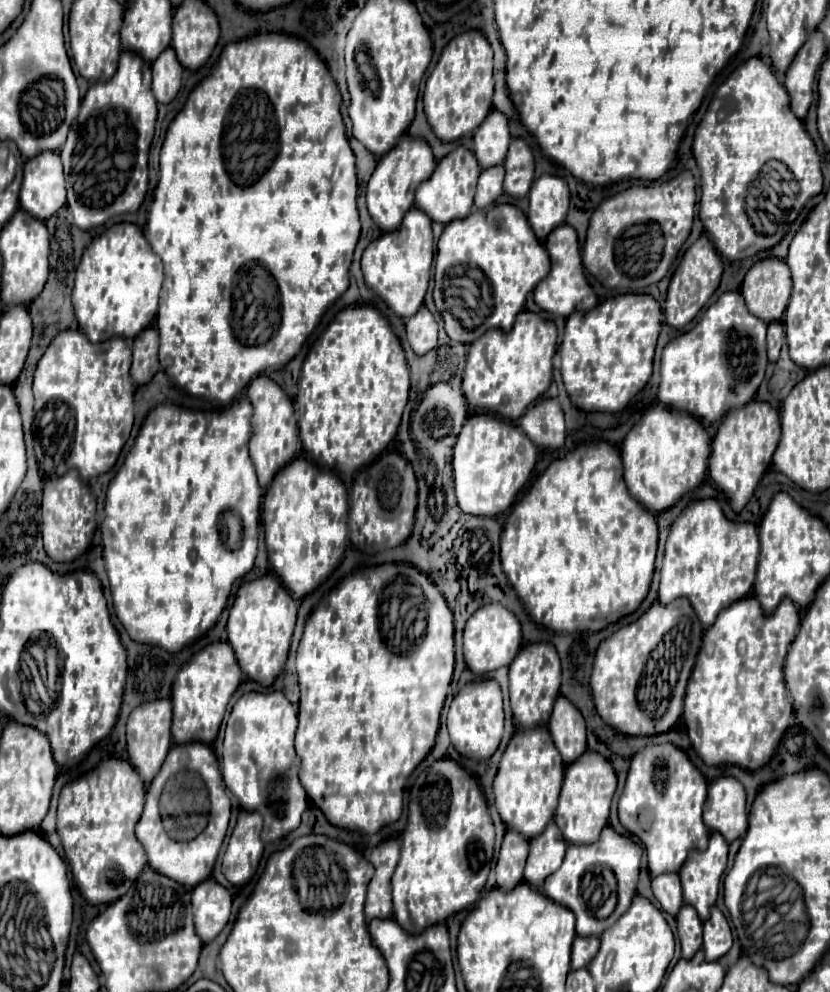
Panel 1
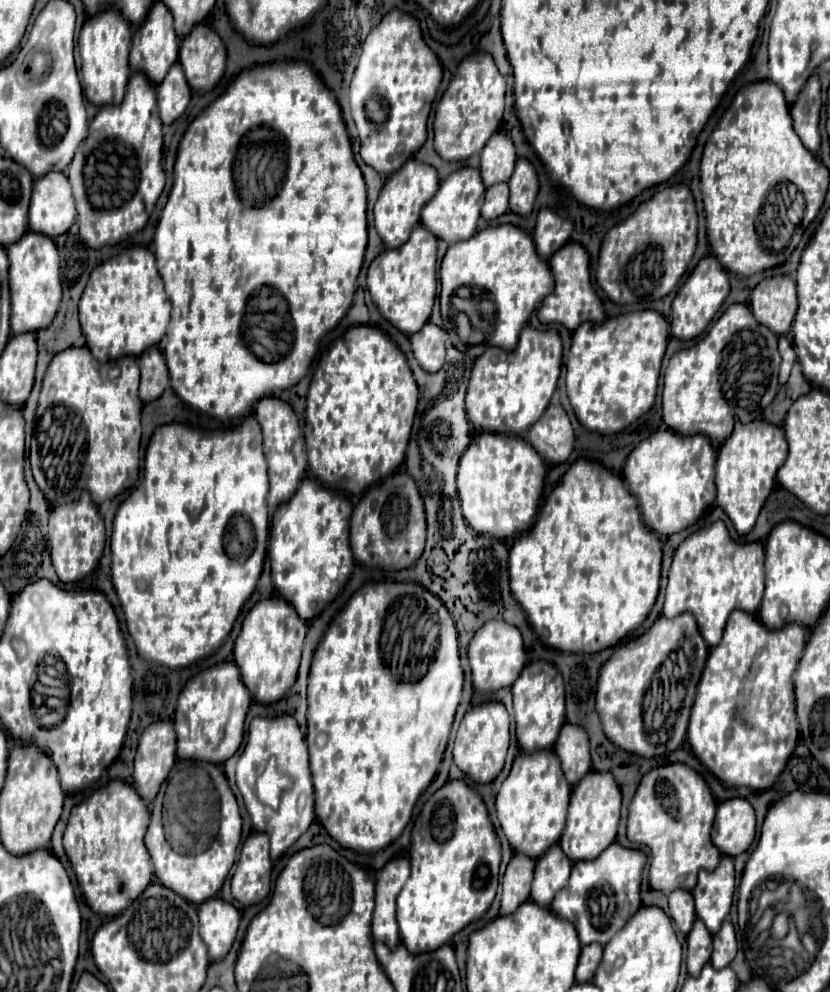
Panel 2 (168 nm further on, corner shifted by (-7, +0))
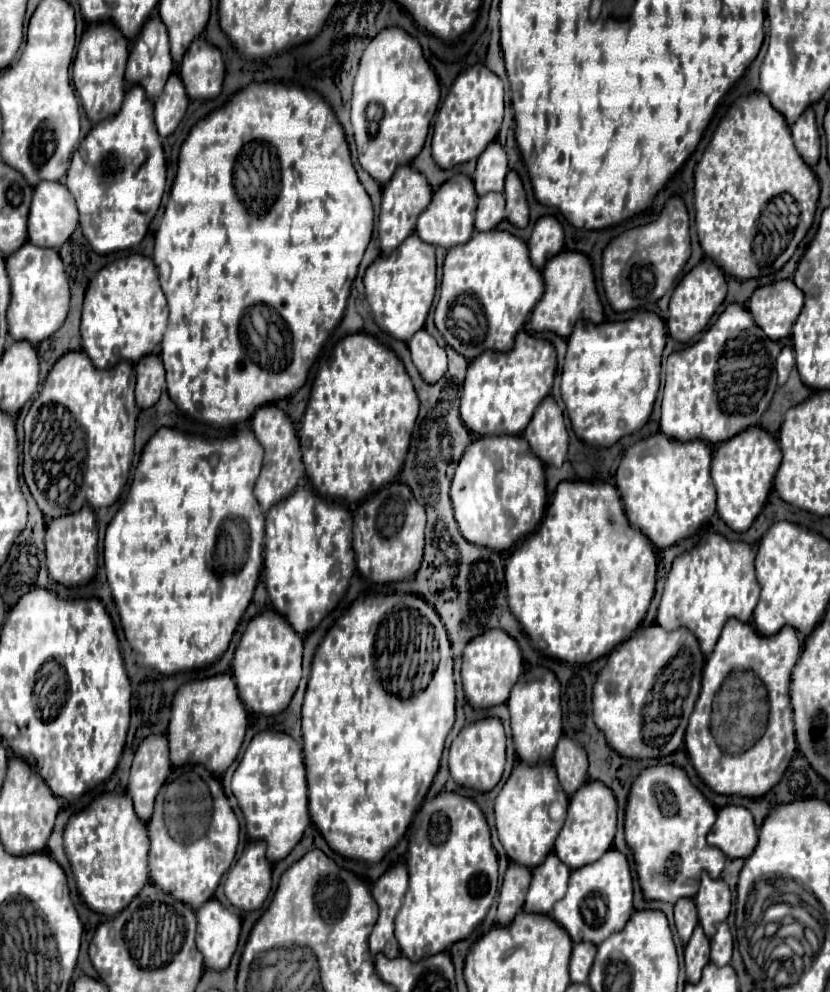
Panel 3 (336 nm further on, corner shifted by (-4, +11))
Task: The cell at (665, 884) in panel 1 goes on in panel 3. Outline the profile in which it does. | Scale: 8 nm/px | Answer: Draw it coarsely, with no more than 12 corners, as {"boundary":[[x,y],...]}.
{"boundary":[[693,898],[675,902],[675,926],[687,942],[697,926]]}

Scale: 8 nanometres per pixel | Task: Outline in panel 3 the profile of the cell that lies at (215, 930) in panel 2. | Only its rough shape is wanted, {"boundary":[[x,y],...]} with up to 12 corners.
{"boundary":[[211,898],[196,911],[205,966],[223,970],[241,918]]}

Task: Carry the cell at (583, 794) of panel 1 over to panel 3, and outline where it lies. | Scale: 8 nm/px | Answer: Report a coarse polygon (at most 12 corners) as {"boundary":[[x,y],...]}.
{"boundary":[[599,780],[571,798],[555,854],[571,870],[599,860],[617,800]]}

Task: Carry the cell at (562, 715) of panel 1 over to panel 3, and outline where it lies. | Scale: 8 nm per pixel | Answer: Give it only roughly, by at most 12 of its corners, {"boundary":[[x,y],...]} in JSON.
{"boundary":[[567,734],[553,766],[569,796],[587,780],[587,754]]}

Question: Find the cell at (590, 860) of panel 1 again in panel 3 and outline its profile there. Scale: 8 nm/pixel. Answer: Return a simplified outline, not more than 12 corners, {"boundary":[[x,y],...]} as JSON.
{"boundary":[[611,848],[571,870],[553,908],[573,942],[601,944],[633,914],[631,866]]}

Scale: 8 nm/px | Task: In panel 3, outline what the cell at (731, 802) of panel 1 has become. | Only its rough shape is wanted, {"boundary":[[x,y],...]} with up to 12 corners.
{"boundary":[[745,806],[719,808],[707,834],[727,858],[747,858],[757,828]]}

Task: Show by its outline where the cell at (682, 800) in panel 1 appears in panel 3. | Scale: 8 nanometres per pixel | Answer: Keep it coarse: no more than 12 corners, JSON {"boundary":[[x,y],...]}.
{"boundary":[[651,766],[624,834],[645,898],[697,894],[725,854],[681,766]]}

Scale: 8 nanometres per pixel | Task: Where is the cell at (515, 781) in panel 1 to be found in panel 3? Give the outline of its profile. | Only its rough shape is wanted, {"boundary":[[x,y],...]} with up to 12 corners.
{"boundary":[[549,760],[515,764],[495,798],[507,856],[529,868],[567,816]]}

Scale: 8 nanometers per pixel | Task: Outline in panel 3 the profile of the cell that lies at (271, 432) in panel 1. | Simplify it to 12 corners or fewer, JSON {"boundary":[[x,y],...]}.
{"boundary":[[277,404],[251,418],[265,448],[255,482],[263,512],[305,474],[291,418]]}

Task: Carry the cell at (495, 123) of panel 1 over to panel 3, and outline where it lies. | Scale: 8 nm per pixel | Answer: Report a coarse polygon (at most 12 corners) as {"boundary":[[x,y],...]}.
{"boundary":[[491,142],[473,172],[479,196],[501,192],[507,152]]}

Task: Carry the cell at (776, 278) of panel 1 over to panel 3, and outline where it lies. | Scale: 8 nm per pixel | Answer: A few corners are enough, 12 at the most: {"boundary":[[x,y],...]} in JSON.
{"boundary":[[787,278],[747,308],[771,340],[791,334],[805,294]]}

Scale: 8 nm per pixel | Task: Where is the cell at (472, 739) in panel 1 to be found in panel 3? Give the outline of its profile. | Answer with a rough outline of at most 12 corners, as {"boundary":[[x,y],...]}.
{"boundary":[[499,718],[465,724],[449,748],[457,784],[491,790],[505,766]]}

